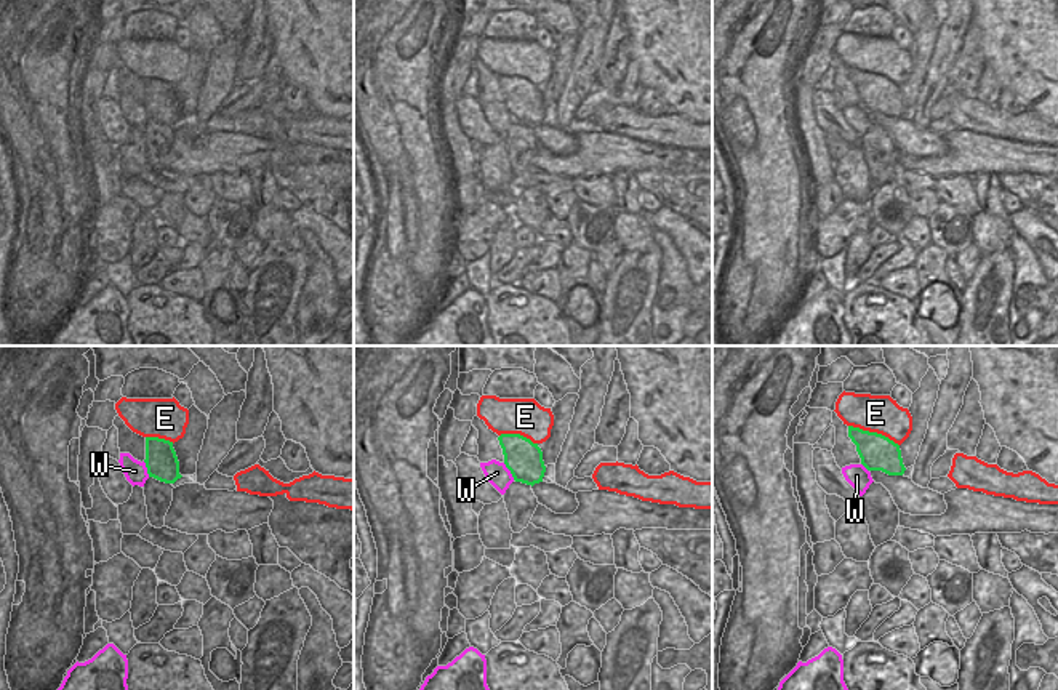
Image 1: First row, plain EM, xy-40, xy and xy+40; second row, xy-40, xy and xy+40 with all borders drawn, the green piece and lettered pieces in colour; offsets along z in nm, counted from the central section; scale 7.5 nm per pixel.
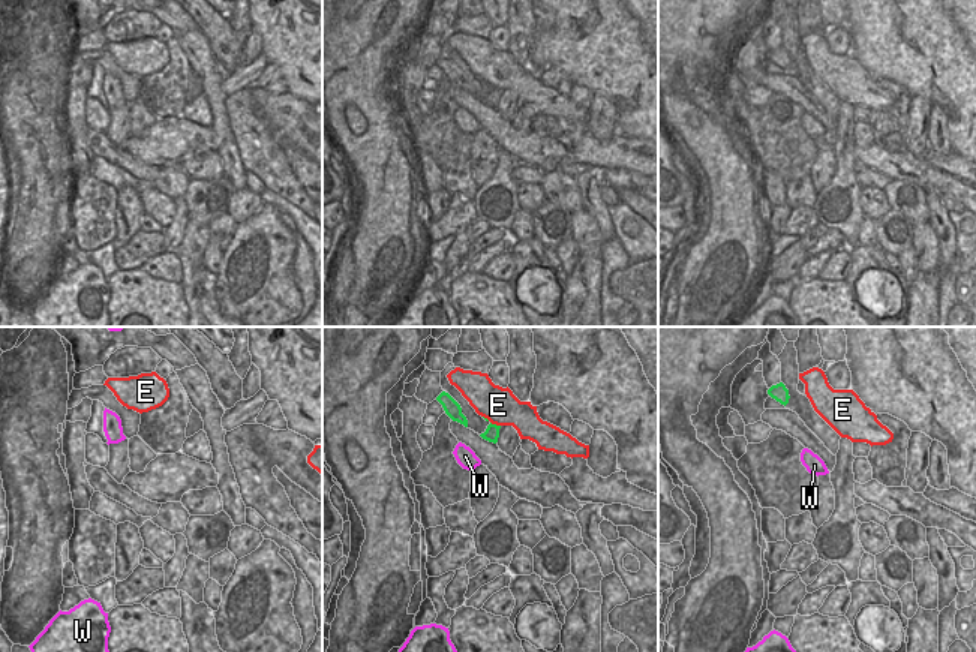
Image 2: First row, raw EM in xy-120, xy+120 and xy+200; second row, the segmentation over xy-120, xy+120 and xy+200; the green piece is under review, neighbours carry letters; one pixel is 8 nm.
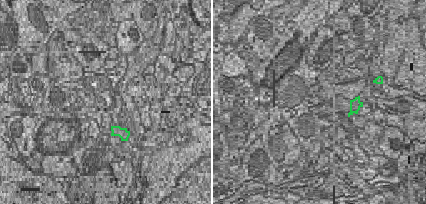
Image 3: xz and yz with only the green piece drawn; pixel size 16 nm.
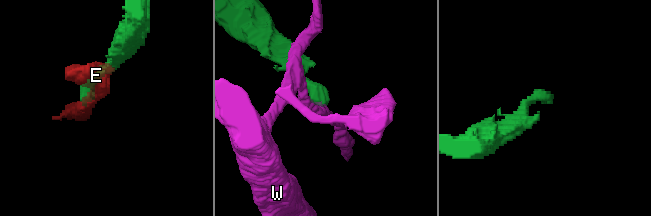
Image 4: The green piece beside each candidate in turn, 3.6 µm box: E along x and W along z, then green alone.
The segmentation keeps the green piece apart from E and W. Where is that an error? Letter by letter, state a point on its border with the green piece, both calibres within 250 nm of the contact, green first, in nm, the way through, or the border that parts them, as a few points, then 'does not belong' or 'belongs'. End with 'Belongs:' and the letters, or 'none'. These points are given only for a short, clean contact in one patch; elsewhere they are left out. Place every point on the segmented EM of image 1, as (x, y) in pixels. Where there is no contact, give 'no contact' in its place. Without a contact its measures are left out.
E: meets green in xy+40 at (874, 433); 260 nm thick on the green side, 280 nm on the other; belongs
W: meets green in xy at (509, 469); 280 nm thick on the green side, 170 nm on the other; border along xy (503, 463), (514, 479); does not belong
Belongs: E

